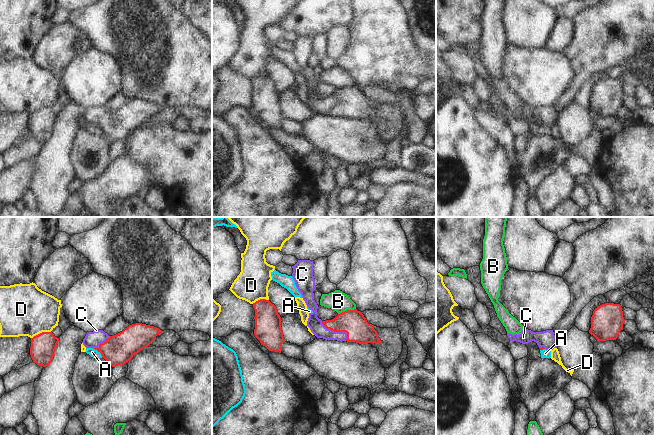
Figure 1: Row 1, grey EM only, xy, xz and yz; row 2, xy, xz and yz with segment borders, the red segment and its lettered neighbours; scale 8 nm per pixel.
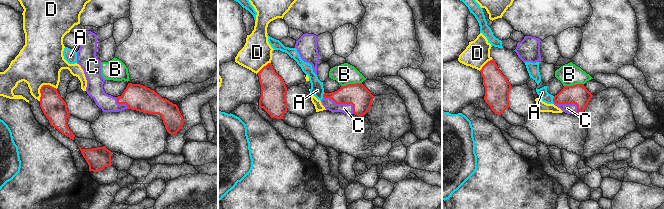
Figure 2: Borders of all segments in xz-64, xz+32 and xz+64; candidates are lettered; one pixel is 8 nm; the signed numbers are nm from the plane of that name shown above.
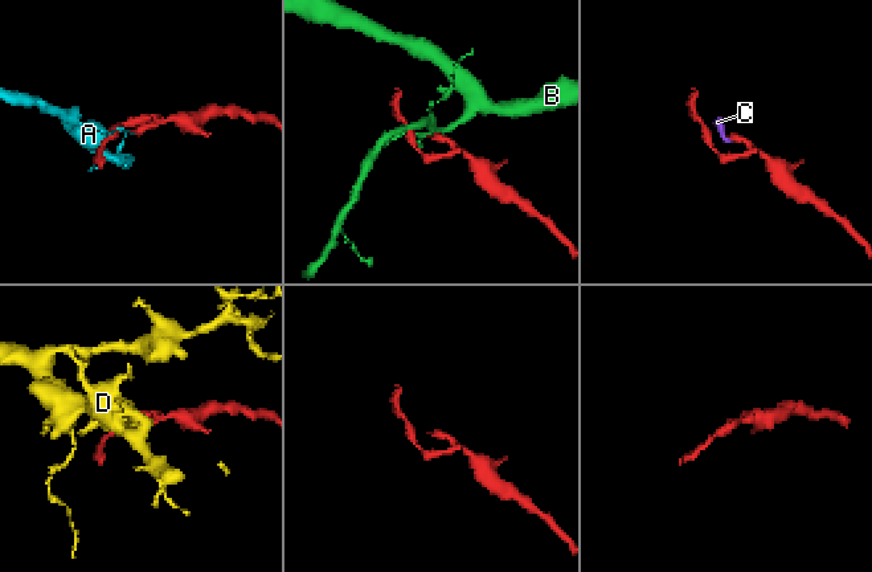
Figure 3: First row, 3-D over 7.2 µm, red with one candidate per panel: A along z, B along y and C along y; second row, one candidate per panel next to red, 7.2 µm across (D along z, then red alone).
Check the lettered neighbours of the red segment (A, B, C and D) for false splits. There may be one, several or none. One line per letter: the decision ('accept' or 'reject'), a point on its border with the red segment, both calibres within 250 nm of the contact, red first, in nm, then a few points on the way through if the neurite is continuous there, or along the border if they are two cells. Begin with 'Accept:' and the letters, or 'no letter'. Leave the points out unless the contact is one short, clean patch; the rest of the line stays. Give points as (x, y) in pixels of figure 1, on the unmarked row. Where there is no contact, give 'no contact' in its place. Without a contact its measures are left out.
Accept: C
A: reject; contact xy (99, 127); calibres 240 and 70 nm; border xy (94, 124), (102, 133)
B: reject; contact xz (347, 86); calibres 200 and 160 nm; border xz (355, 84), (344, 86), (338, 90)
C: accept; contact xz (337, 107); calibres 200 and 110 nm; way xz (353, 98), (337, 107), (320, 105), (314, 99)
D: reject; contact xy (40, 109); calibres 200 and 420 nm

